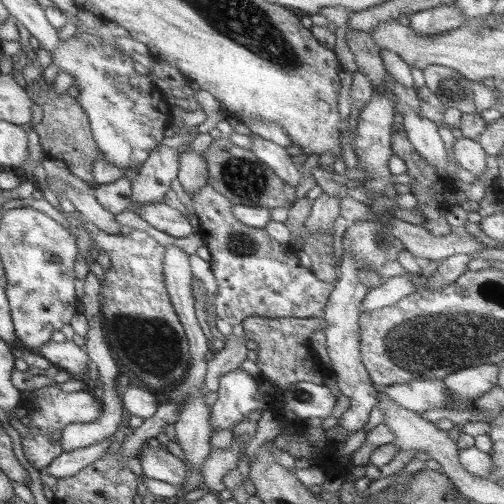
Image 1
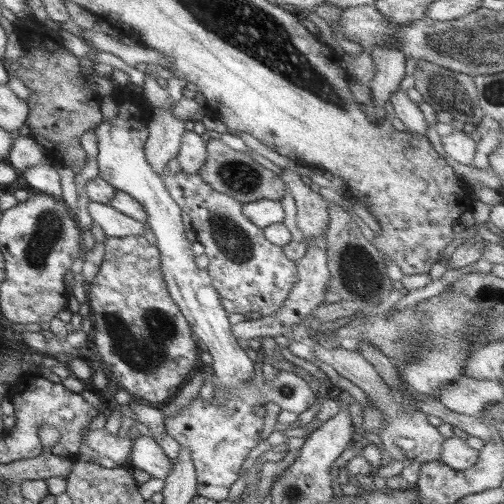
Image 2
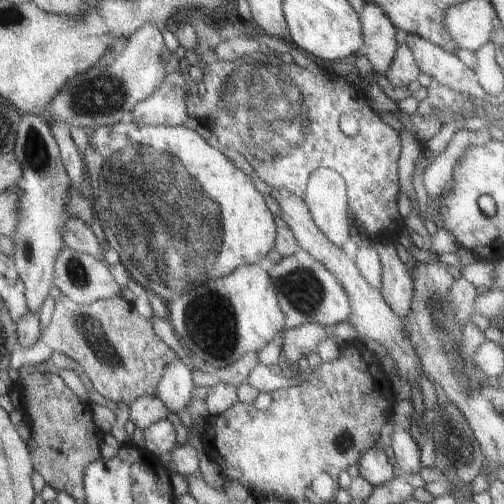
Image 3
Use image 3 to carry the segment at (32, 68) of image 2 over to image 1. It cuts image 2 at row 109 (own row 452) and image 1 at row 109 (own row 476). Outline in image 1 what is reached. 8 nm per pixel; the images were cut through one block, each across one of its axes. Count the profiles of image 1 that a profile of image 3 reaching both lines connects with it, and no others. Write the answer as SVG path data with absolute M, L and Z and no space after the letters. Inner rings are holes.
M41 76L41 80L35 80L33 84L27 84L25 92L29 94L29 100L43 110L41 122L31 128L39 134L39 144L41 144L43 154L51 160L61 160L67 166L67 170L73 174L71 178L77 178L79 182L93 184L93 188L97 188L97 182L93 180L93 162L97 158L103 158L103 154L99 152L99 148L93 140L89 120L83 114L83 110L79 108L77 98L69 98L67 94L57 96L53 92L53 86L45 84L43 76Z

